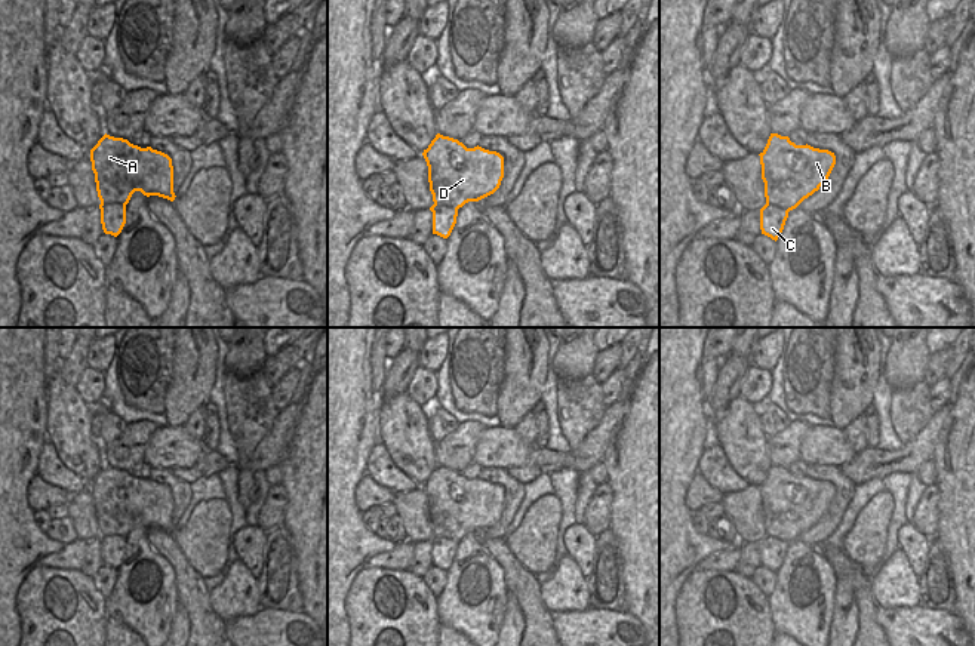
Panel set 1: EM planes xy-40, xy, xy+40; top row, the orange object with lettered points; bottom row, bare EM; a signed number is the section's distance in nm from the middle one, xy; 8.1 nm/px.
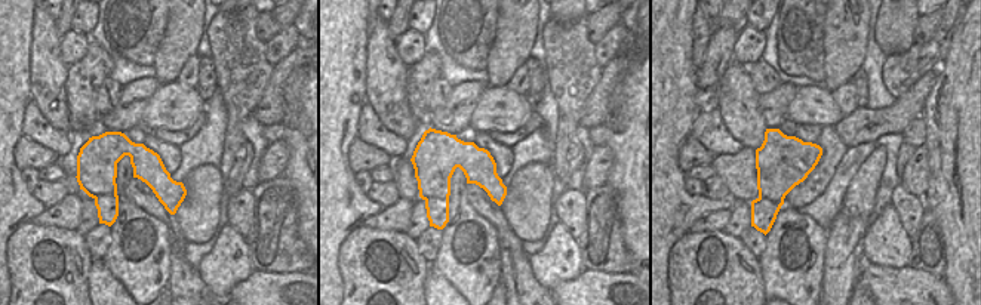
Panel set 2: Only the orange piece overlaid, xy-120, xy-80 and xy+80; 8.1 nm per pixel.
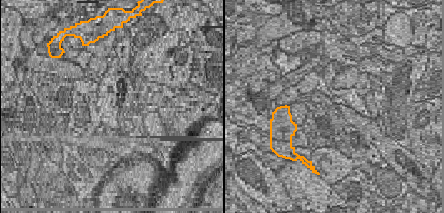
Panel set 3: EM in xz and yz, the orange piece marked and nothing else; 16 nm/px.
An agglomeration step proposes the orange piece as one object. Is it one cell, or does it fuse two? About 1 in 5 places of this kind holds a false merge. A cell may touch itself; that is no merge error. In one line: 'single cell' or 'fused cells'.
single cell

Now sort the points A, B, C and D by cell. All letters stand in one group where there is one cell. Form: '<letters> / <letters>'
A B C D

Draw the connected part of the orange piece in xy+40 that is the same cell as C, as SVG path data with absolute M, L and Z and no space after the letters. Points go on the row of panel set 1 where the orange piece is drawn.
M771 133L759 154L766 204L760 209L762 234L778 240L788 212L828 179L836 156L828 150L796 145L788 136Z

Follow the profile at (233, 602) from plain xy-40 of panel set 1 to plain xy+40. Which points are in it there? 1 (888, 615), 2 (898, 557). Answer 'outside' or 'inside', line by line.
1: outside
2: inside

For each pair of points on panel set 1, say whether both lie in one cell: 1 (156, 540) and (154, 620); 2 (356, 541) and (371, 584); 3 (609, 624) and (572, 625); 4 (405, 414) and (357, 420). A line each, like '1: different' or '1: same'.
1: different
2: different
3: same
4: different

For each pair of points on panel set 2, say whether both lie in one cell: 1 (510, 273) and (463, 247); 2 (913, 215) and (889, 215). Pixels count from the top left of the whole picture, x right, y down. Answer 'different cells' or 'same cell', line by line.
1: different cells
2: different cells

